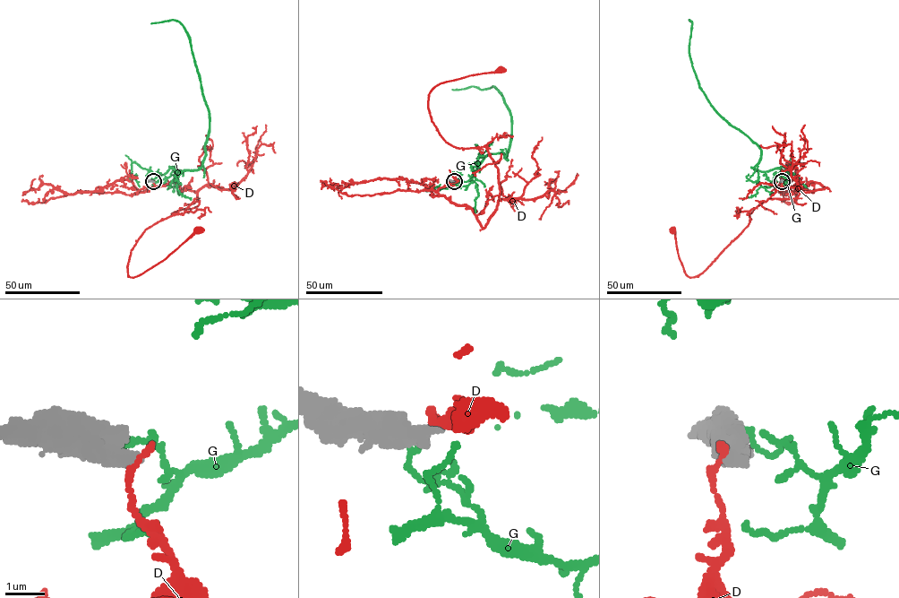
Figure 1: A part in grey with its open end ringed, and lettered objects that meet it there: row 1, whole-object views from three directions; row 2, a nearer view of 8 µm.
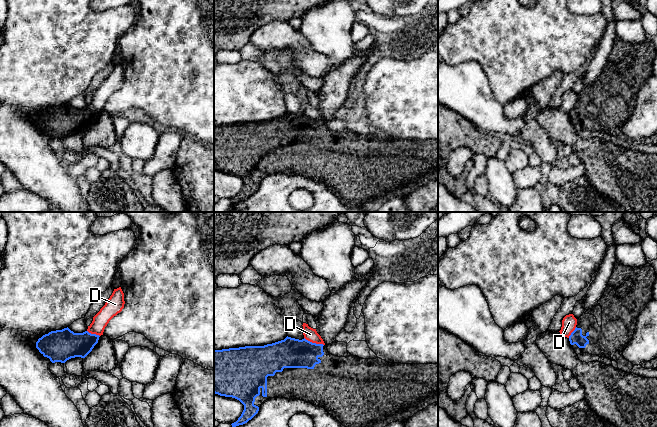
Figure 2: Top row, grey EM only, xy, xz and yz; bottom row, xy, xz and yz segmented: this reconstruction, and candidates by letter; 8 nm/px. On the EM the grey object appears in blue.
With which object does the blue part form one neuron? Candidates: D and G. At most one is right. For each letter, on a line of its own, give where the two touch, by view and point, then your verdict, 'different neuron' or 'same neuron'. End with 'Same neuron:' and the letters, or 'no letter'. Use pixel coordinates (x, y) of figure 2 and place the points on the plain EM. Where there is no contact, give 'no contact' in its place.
D: contact xz (314, 119); different neuron
G: no contact; different neuron
Same neuron: no letter

